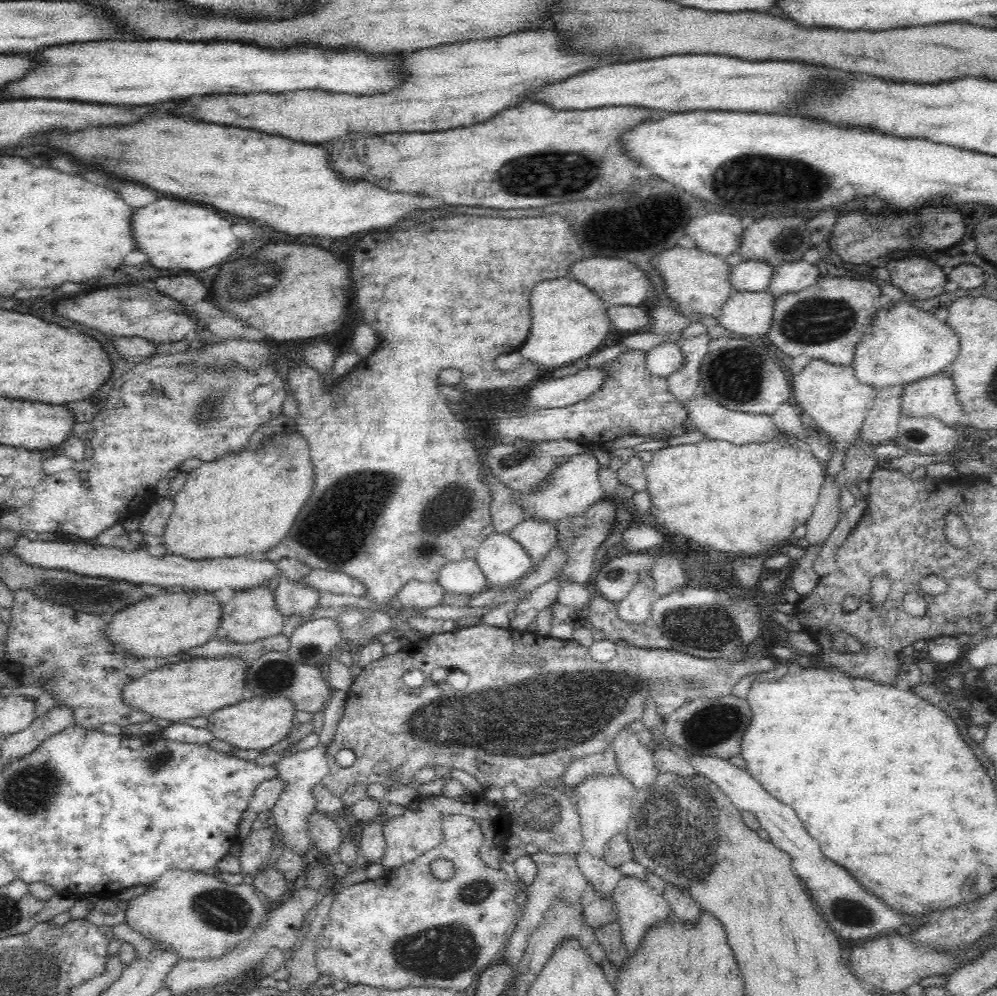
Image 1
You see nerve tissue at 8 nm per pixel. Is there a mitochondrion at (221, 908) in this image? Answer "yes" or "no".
yes

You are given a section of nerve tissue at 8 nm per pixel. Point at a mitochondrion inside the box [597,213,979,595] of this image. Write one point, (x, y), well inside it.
(815, 321)

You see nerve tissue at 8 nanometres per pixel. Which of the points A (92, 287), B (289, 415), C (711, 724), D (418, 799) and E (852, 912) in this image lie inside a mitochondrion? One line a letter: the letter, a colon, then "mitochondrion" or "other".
A: other
B: other
C: mitochondrion
D: other
E: mitochondrion

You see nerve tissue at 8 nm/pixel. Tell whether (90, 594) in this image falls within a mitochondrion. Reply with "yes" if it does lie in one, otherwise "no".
yes

